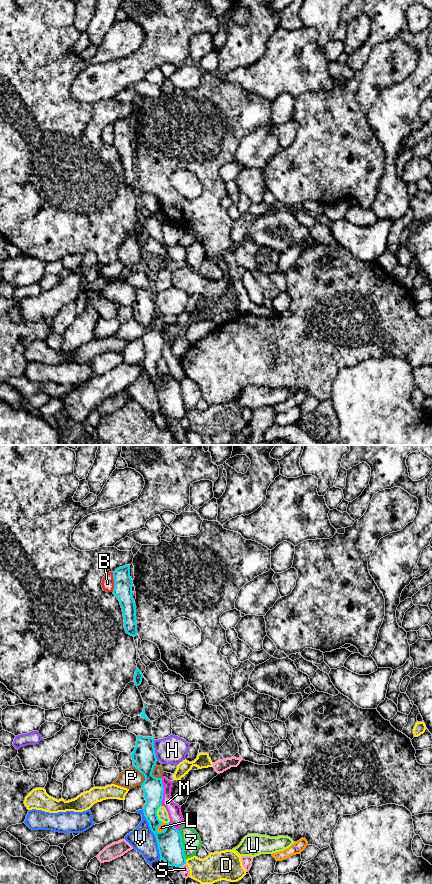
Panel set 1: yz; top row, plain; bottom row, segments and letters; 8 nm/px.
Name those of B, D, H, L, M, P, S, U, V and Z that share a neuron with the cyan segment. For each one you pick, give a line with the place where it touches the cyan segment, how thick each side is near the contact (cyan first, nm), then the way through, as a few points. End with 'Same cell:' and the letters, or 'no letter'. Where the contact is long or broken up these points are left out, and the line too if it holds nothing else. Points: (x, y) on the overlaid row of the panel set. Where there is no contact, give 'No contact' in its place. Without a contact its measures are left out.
Same cell: no letter

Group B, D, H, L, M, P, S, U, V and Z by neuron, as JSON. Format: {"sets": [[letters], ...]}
{"sets": [["B"], ["D"], ["H"], ["L"], ["M"], ["P"], ["S"], ["U"], ["V"], ["Z"]]}

